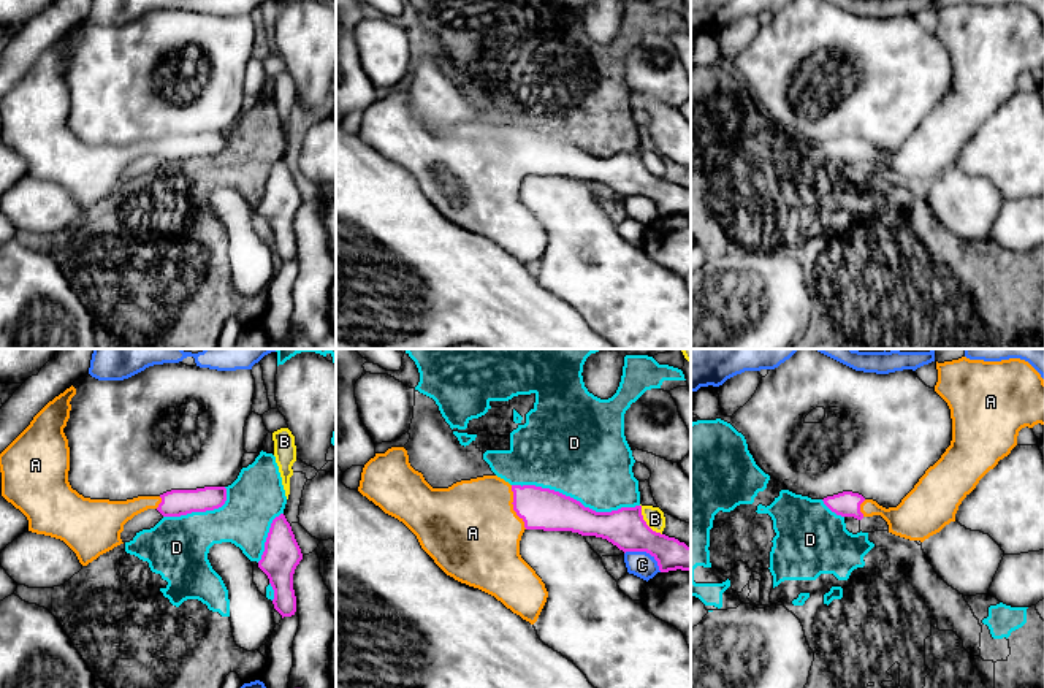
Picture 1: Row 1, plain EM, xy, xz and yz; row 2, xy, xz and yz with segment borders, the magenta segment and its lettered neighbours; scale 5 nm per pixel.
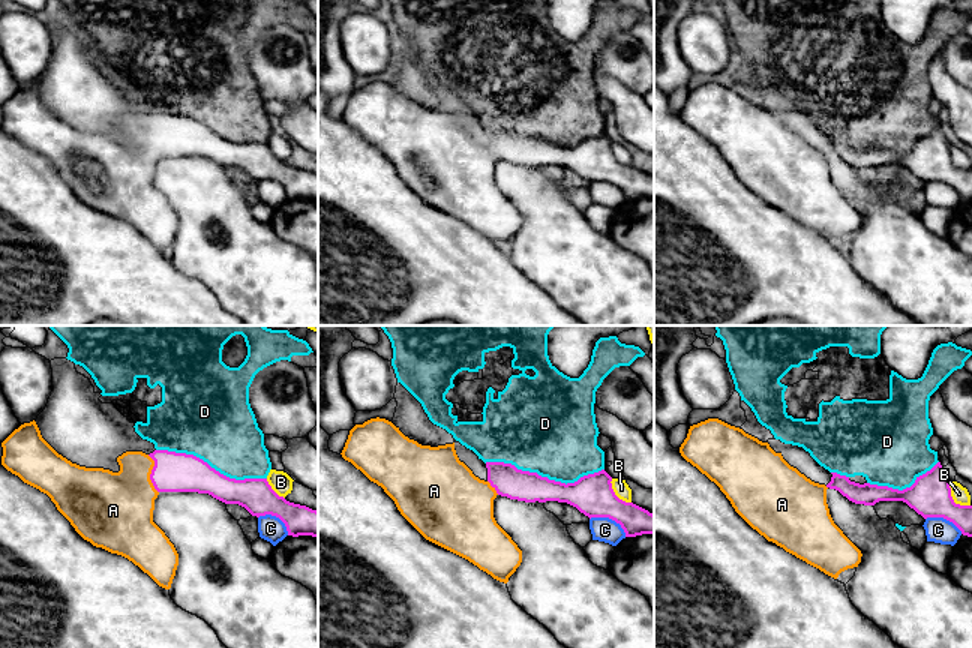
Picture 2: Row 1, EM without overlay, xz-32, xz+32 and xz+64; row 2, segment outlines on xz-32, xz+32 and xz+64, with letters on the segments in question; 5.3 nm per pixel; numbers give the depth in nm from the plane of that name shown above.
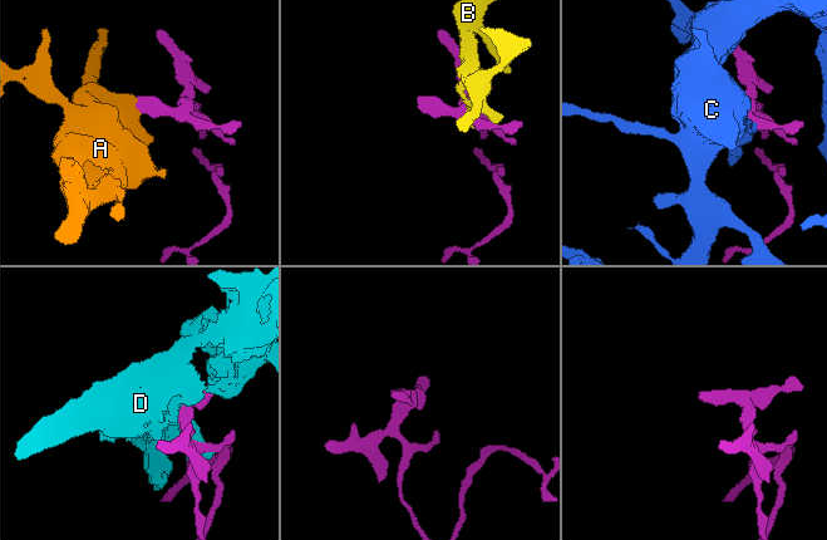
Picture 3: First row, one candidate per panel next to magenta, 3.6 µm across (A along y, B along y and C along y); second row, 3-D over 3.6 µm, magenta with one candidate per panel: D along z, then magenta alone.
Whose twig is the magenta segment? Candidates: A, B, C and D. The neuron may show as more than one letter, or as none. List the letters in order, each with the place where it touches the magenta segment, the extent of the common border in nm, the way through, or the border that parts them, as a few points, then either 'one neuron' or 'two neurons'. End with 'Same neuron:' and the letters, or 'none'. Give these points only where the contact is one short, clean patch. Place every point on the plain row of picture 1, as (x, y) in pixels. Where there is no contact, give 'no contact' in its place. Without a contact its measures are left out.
A: meets magenta in xz at (514, 152); contact 240 nm long; runs through xz (545, 154), (514, 152), (490, 160), (472, 178); one neuron
B: meets magenta in xz at (645, 167); contact 190 nm long; border along xz (640, 149), (643, 165), (661, 179); two neurons
C: meets magenta in xz at (645, 195); contact 220 nm long; border along xz (624, 197), (647, 197), (661, 216); two neurons
D: meets magenta in xz at (575, 145); contact 650 nm long; two neurons
Same neuron: A

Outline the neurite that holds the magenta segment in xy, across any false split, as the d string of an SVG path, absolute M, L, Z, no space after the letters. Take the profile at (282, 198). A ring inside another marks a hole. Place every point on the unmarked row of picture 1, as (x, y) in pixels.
M280 159L271 168L258 212L269 224L274 235L272 249L282 263L291 262L296 257L293 219L301 204L303 198L291 171L285 160Z

